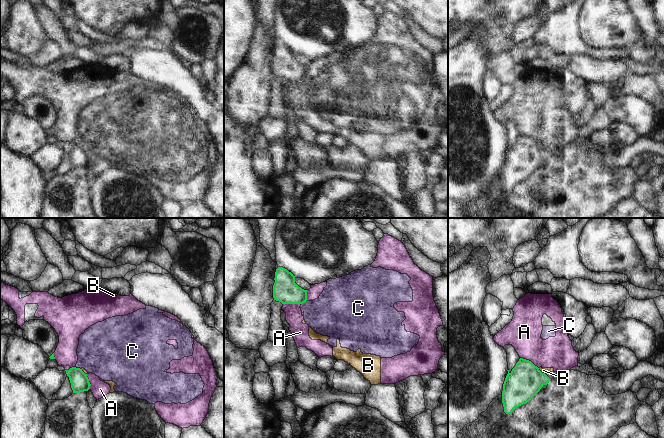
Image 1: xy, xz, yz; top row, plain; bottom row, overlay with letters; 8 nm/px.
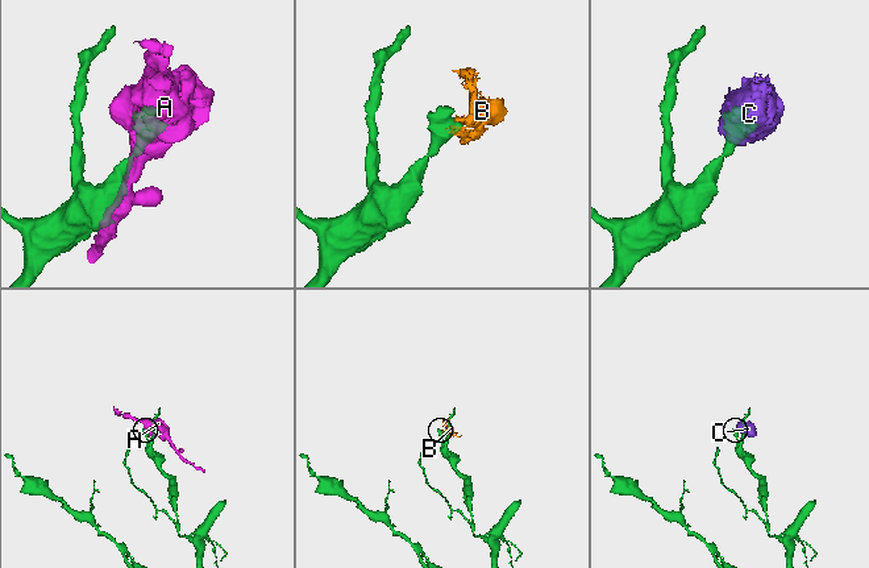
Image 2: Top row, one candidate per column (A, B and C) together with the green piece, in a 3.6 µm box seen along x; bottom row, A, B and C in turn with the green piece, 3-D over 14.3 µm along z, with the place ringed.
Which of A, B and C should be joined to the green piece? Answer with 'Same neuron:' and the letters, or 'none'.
Same neuron: none

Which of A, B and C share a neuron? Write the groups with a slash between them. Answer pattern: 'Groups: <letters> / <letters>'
Groups: A B C

